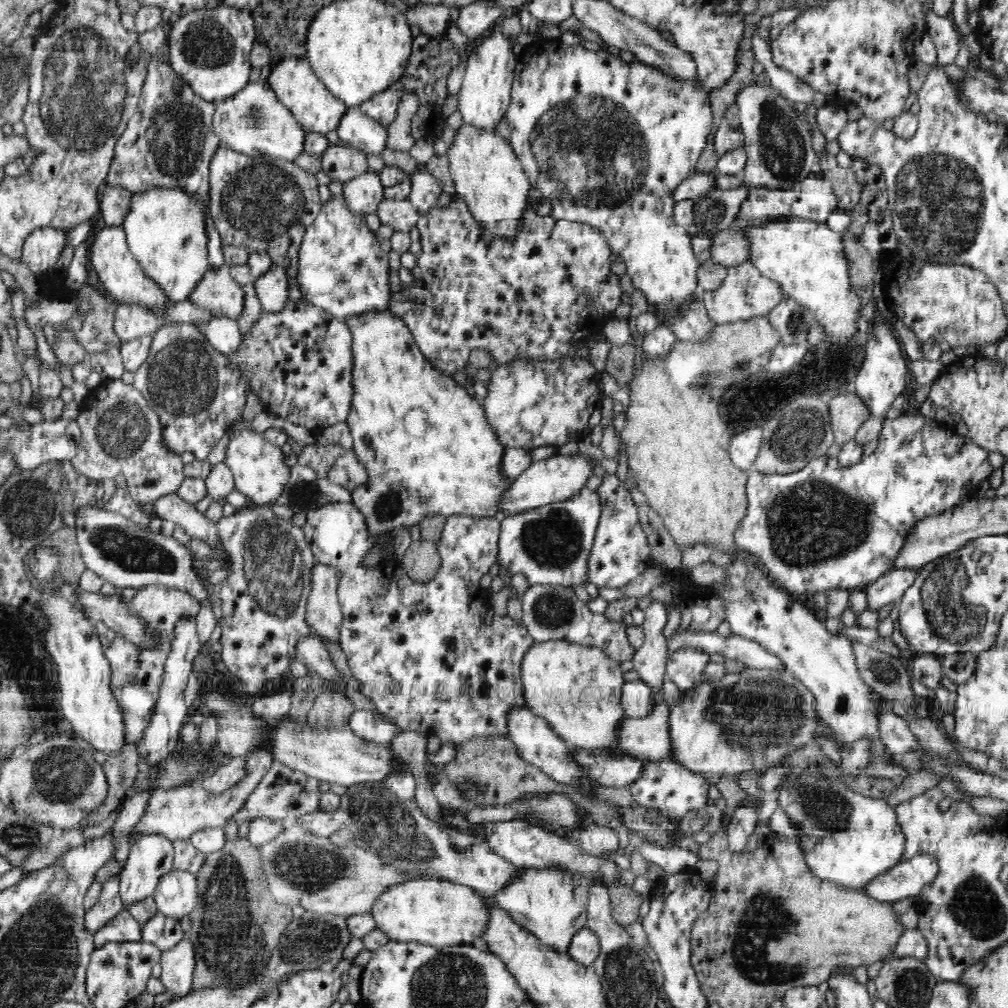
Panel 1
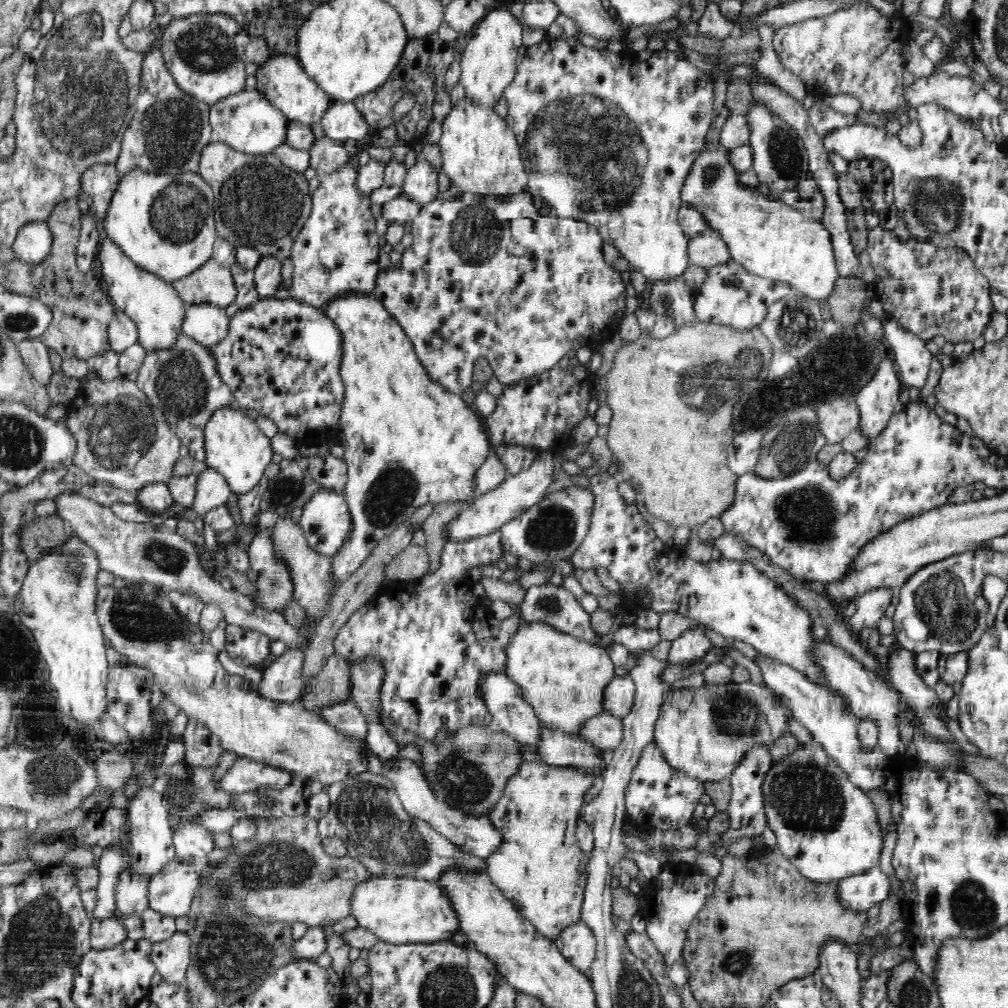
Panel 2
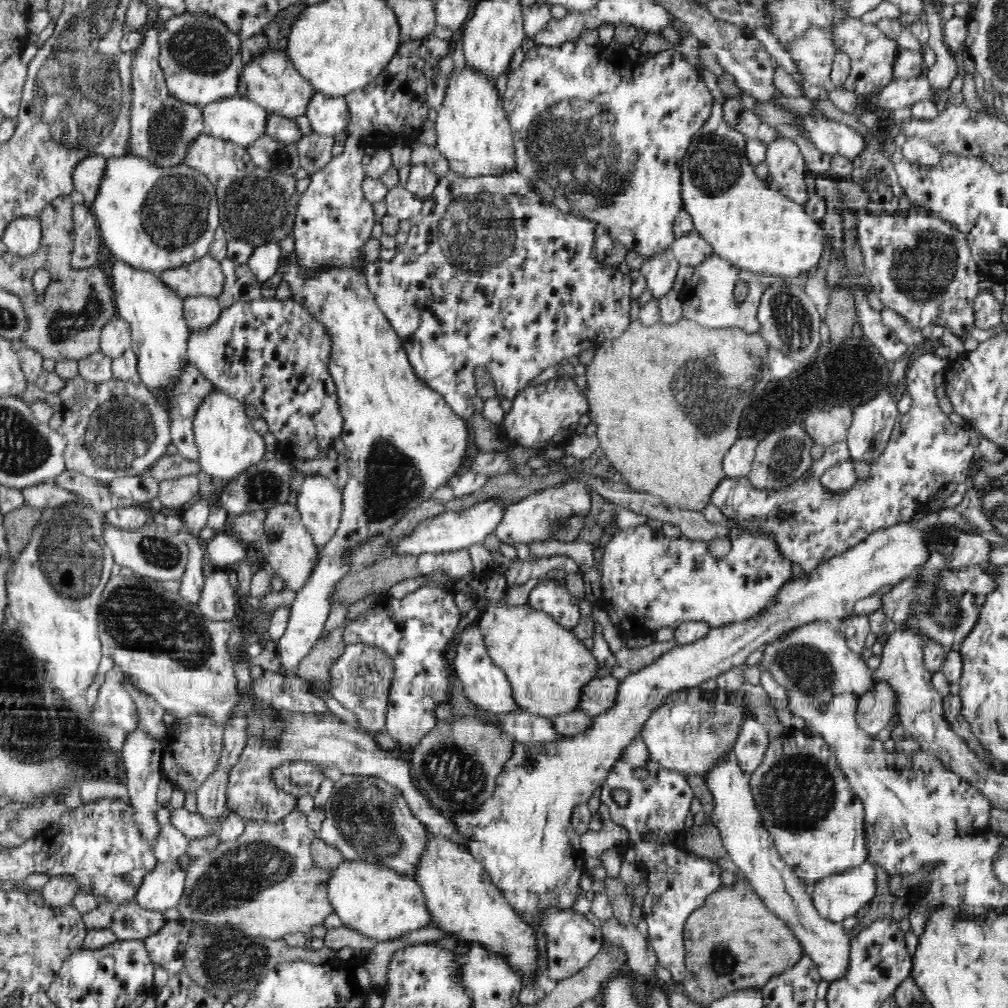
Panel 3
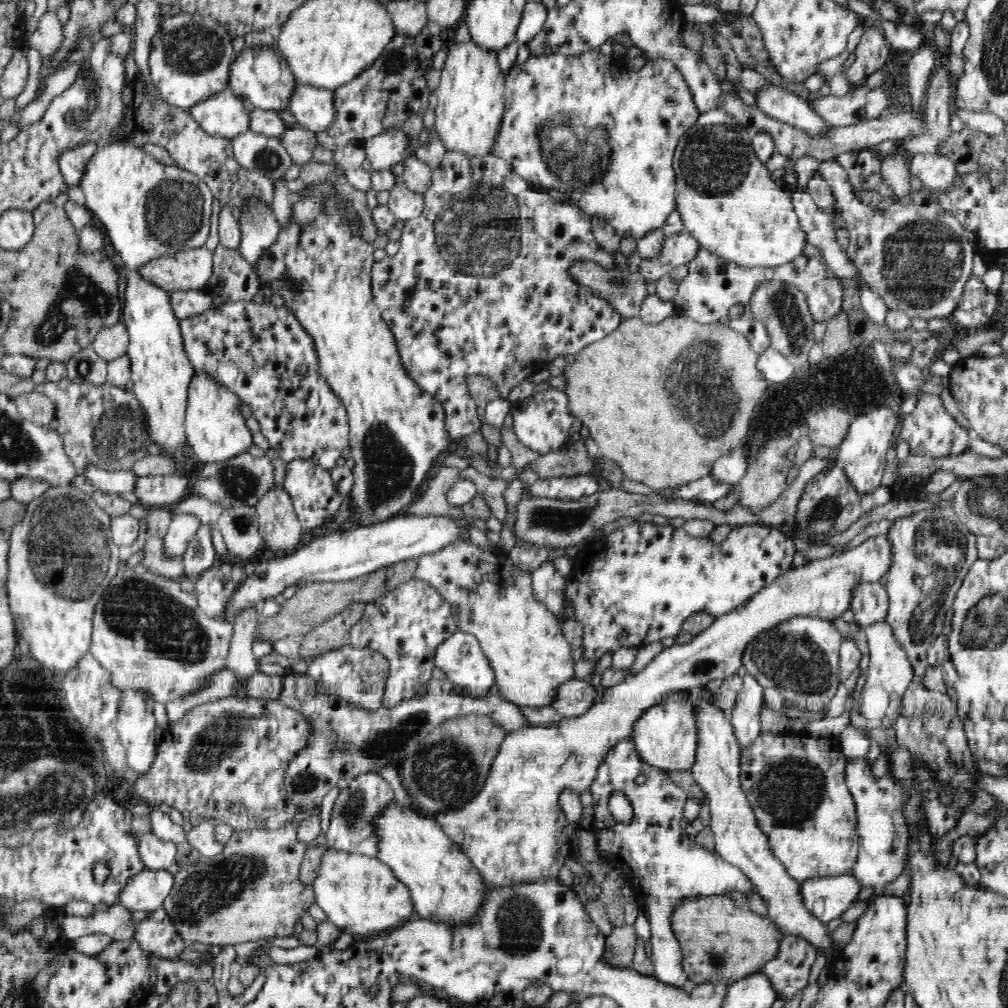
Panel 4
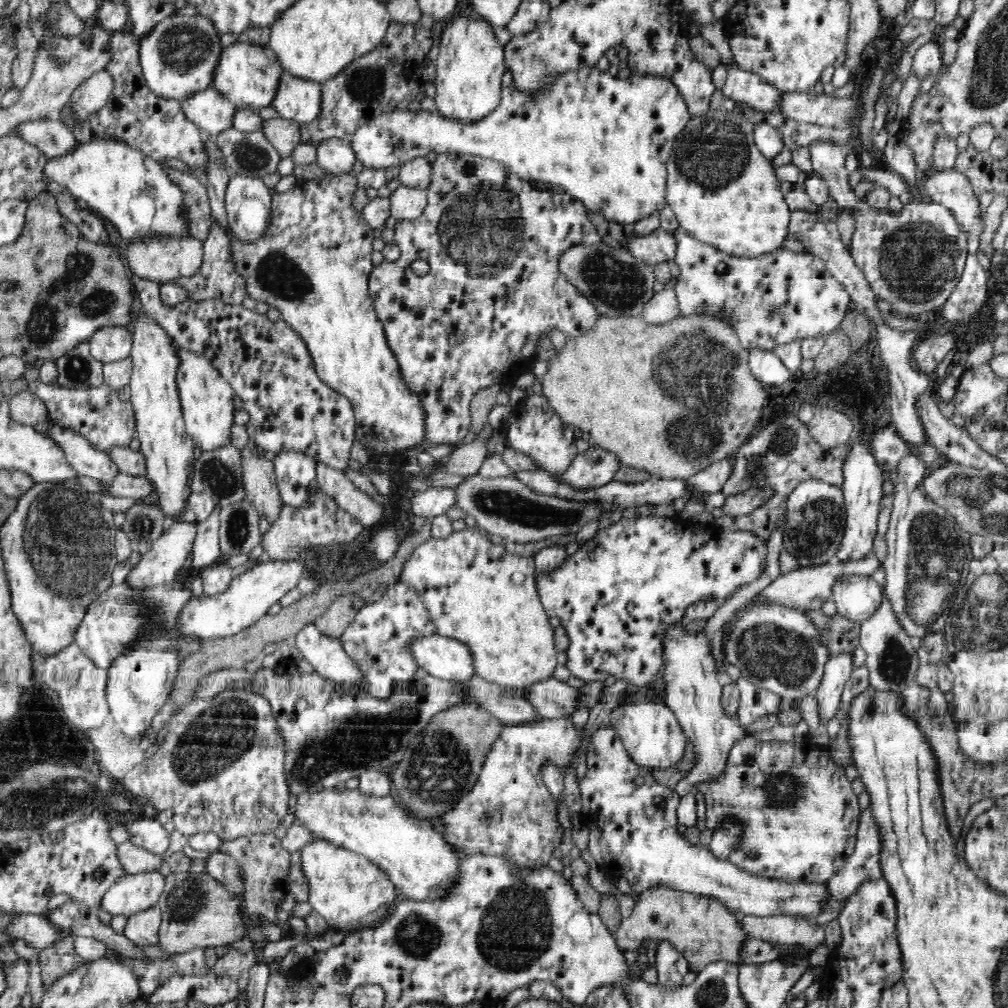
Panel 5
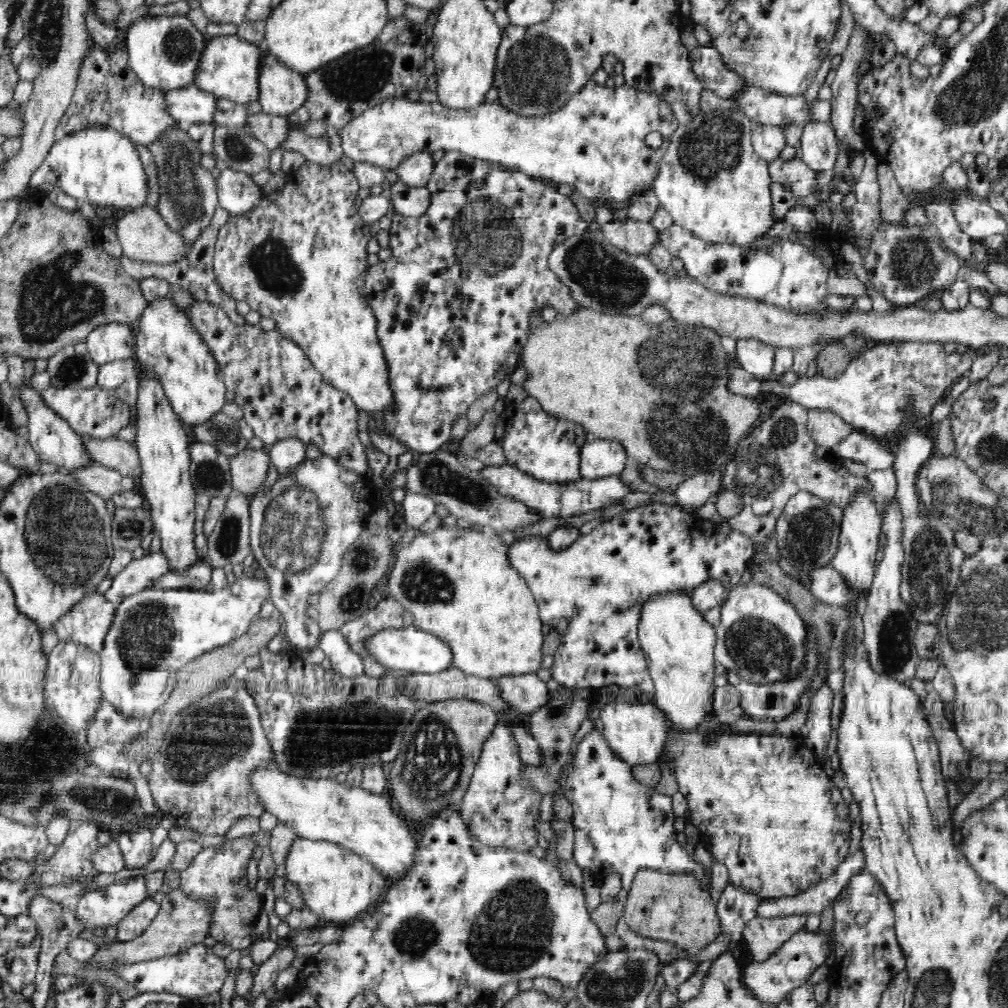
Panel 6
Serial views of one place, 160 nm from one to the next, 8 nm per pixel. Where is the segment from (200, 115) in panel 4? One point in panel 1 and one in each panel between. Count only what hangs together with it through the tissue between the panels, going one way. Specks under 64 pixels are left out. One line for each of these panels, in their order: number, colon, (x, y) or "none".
1: (253, 121)
2: (246, 121)
3: (240, 120)

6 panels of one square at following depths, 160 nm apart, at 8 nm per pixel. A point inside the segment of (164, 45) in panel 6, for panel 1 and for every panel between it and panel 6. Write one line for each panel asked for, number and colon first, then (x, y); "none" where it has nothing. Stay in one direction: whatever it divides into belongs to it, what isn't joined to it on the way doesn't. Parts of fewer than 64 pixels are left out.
1: (209, 49)
2: (205, 53)
3: (201, 57)
4: (191, 55)
5: (178, 59)

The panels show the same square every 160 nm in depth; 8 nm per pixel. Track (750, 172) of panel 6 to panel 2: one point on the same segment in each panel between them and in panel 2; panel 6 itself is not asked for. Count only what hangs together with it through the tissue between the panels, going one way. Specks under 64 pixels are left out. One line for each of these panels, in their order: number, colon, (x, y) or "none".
2: (771, 240)
3: (751, 224)
4: (729, 203)
5: (726, 194)

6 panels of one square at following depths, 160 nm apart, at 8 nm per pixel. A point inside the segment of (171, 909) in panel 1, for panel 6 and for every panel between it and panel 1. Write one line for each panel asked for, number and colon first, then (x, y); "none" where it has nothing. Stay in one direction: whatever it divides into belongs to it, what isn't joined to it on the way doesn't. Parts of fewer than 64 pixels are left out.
2: (172, 892)
3: (162, 889)
4: (146, 891)
5: (133, 893)
6: (106, 906)

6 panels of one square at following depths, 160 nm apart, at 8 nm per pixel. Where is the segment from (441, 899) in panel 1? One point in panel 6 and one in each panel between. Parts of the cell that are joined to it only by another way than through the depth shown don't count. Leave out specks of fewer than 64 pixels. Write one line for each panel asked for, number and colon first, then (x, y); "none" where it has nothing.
2: (405, 910)
3: (380, 903)
4: (361, 895)
5: (351, 892)
6: (338, 885)

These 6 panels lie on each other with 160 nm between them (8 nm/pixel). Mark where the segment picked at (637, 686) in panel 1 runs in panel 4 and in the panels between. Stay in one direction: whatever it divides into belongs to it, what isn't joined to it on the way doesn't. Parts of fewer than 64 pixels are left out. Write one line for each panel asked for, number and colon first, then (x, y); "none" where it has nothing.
2: (619, 697)
3: (600, 695)
4: (575, 697)

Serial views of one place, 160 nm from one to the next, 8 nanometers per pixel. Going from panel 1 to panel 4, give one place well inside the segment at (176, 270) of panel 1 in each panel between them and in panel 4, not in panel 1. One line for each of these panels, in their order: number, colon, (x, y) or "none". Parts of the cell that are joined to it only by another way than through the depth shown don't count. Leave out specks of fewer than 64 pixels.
2: (166, 224)
3: (156, 220)
4: (151, 210)

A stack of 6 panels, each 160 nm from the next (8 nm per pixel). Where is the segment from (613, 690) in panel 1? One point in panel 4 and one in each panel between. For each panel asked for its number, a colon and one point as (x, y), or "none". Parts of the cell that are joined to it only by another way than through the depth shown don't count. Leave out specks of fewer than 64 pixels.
2: (564, 678)
3: (548, 666)
4: (532, 658)

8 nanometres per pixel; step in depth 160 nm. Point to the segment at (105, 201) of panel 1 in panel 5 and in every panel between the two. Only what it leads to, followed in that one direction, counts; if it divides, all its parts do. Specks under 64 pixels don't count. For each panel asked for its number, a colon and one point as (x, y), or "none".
2: (100, 182)
3: (88, 176)
4: (73, 164)
5: (51, 136)

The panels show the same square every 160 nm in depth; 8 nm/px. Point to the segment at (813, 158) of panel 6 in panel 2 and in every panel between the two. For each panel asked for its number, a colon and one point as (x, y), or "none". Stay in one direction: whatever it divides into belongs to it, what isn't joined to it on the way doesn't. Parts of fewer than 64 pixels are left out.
2: (931, 291)
3: (924, 270)
4: (915, 255)
5: (914, 259)

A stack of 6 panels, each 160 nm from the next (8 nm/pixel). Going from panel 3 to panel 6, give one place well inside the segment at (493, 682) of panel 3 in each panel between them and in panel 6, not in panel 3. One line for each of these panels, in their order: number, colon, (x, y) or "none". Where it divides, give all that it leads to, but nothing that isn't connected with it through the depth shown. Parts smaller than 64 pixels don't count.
4: (461, 658)
5: (448, 658)
6: (411, 649)

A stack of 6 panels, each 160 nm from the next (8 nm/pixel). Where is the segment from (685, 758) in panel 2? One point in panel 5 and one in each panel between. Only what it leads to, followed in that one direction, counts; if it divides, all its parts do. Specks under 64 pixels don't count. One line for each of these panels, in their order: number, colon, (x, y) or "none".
3: (692, 732)
4: (667, 736)
5: (652, 735)

